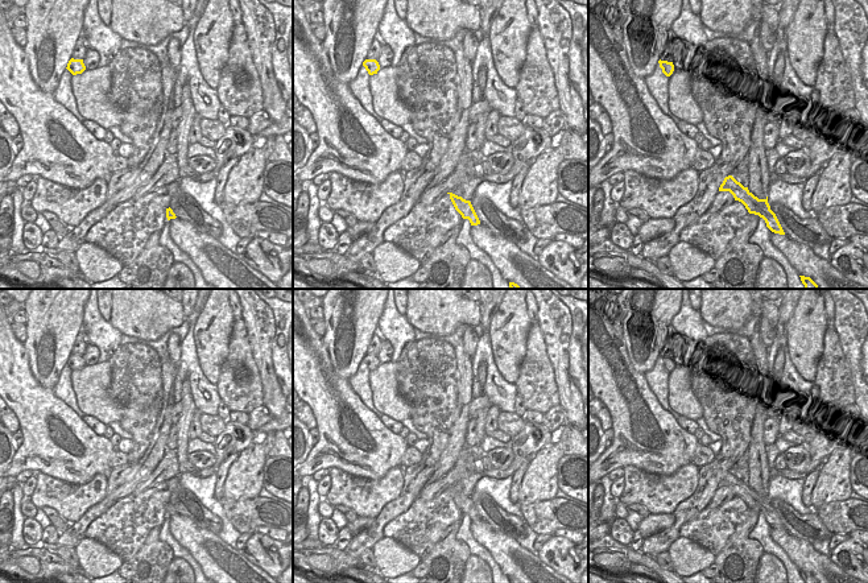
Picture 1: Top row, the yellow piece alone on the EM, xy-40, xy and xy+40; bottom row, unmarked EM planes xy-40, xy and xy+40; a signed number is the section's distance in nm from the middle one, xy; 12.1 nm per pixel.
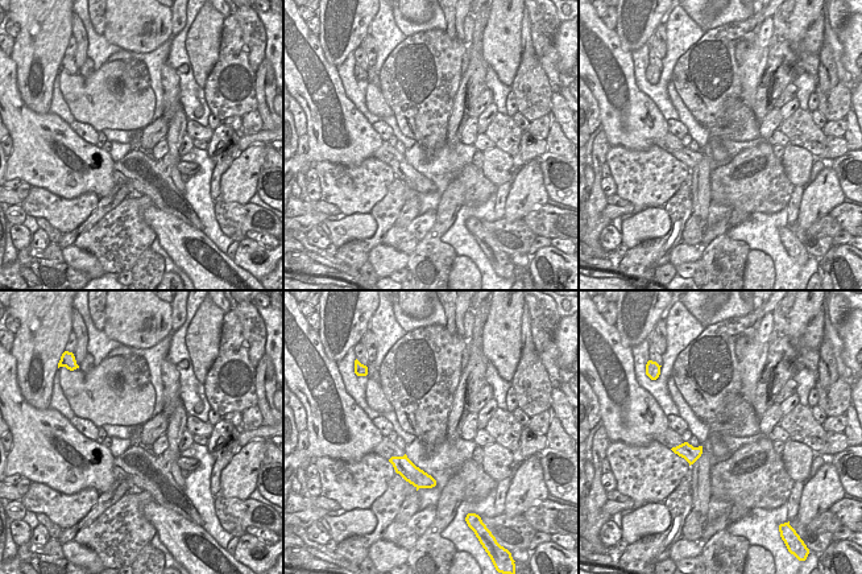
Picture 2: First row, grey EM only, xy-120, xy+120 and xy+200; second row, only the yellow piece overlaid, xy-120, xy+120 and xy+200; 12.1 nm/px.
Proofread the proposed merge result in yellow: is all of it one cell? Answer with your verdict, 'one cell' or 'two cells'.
two cells

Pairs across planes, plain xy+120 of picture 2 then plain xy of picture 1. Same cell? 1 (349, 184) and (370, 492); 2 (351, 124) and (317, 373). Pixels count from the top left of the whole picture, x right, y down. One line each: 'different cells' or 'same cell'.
1: same cell
2: same cell

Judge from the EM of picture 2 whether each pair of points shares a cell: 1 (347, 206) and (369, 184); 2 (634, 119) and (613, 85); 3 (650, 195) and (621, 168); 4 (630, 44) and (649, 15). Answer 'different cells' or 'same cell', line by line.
1: same cell
2: same cell
3: same cell
4: same cell

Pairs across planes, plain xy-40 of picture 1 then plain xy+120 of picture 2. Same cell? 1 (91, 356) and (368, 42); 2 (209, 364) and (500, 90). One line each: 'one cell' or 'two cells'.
1: one cell
2: two cells

